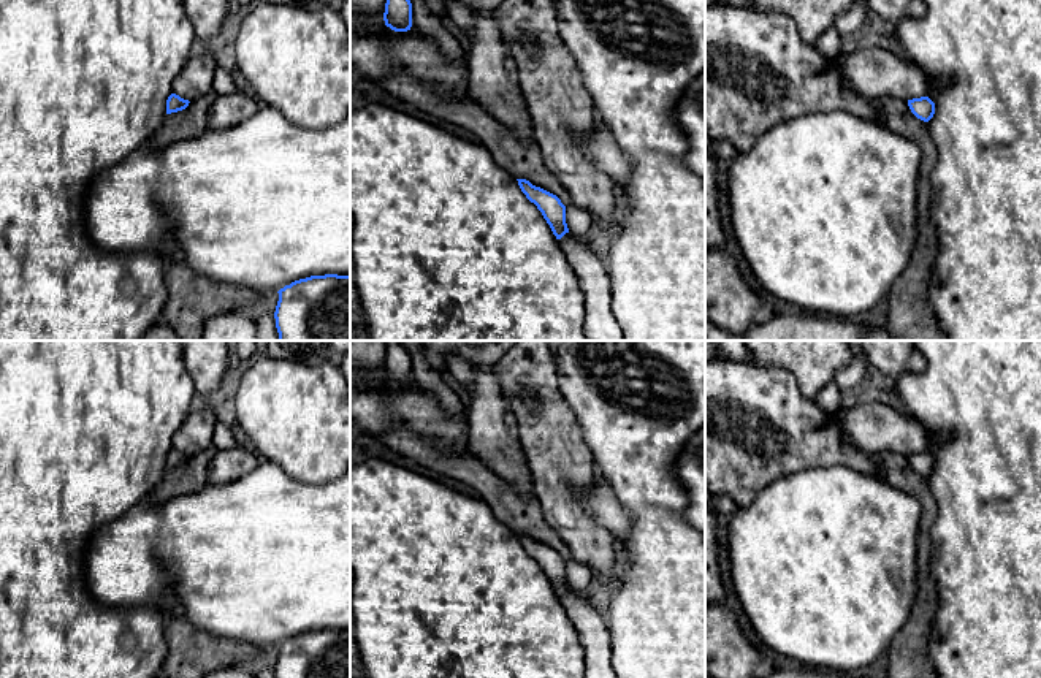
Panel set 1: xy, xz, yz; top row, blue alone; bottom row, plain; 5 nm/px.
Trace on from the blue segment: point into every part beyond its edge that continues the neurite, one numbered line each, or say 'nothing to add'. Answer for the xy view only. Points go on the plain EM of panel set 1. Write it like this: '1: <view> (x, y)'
nothing to add

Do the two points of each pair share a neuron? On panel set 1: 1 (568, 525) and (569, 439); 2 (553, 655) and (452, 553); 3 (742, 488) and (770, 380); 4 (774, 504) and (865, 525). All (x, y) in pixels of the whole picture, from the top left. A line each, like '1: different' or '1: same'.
1: same
2: same
3: same
4: same

